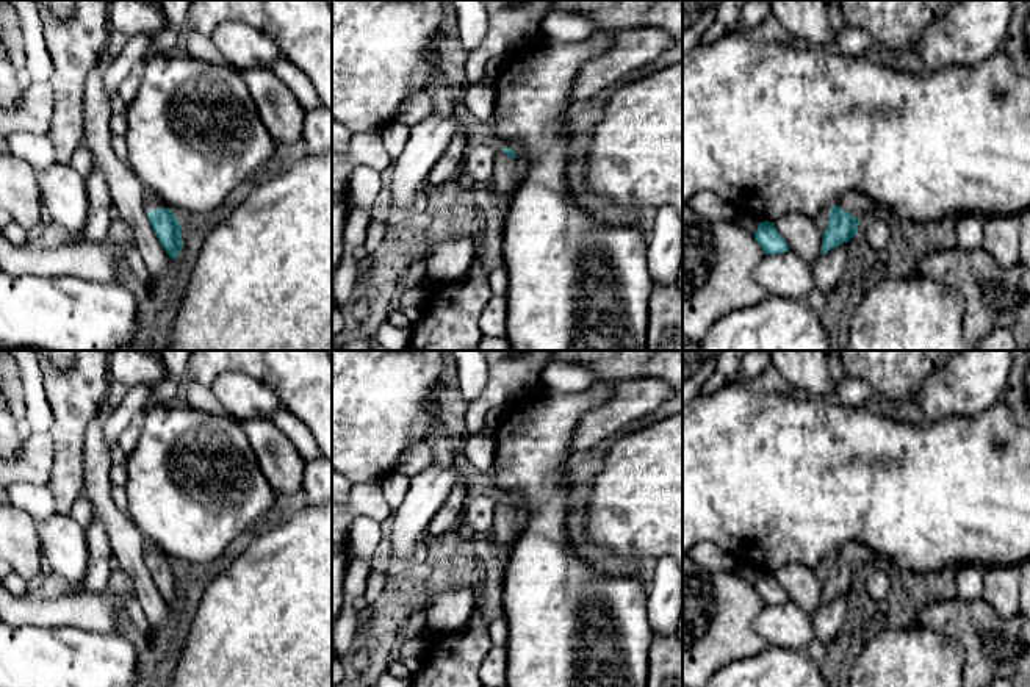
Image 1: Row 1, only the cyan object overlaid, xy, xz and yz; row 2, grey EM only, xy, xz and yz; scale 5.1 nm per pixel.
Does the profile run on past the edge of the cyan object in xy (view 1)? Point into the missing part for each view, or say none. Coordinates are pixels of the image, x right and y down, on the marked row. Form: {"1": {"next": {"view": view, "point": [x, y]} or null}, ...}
{"1": {"next": {"view": "xy", "point": [152, 201]}}}

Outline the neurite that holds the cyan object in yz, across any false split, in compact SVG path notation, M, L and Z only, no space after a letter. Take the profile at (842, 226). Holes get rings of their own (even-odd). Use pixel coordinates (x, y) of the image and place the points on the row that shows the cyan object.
M845 194L830 210L828 227L823 232L822 255L848 243L858 233L863 218L877 214L875 203L866 194Z

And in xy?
M146 189L144 200L146 208L149 210L147 218L160 244L166 254L175 260L183 247L178 219L153 191Z

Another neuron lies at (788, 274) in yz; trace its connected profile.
M794 250L765 255L753 271L753 279L769 296L806 300L814 285L812 266Z

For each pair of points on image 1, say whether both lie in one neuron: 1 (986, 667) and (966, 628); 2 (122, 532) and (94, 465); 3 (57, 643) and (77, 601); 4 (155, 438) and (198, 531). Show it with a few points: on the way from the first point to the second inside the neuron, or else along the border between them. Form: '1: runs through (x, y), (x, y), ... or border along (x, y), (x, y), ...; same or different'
1: runs through (986, 658), (975, 637); same
2: runs through (108, 515), (97, 493), (97, 482); same
3: border along (28, 625), (75, 626), (102, 633); different
4: runs through (163, 462), (169, 484), (193, 507); same

